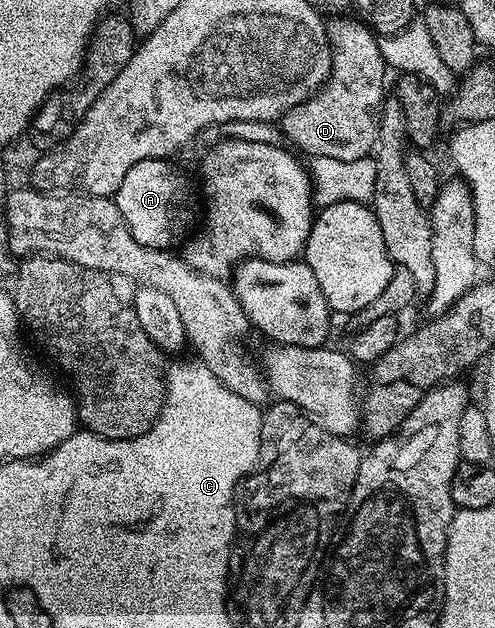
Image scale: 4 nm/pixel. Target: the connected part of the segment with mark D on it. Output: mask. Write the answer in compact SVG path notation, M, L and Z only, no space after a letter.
M355 20L326 21L331 43L331 69L327 80L310 100L283 115L281 127L288 140L286 143L300 153L307 152L308 157L353 162L362 156L371 156L375 147L379 115L389 92L389 69L383 61L376 33L366 23Z

